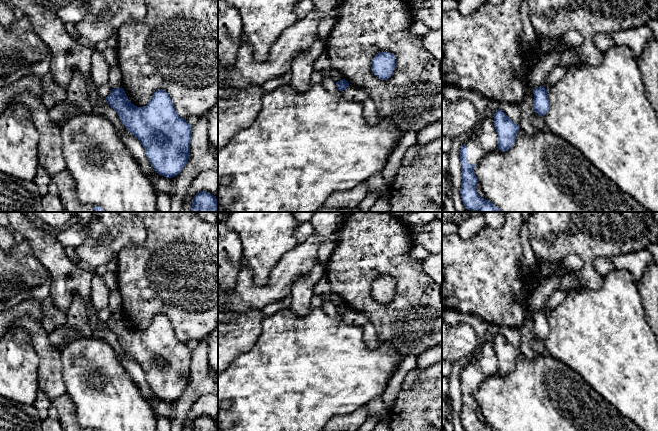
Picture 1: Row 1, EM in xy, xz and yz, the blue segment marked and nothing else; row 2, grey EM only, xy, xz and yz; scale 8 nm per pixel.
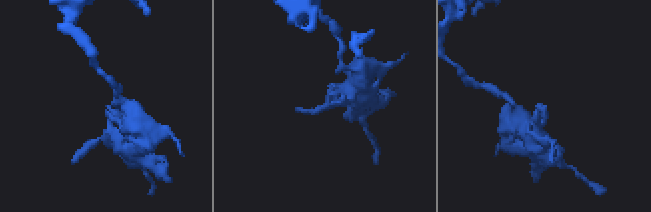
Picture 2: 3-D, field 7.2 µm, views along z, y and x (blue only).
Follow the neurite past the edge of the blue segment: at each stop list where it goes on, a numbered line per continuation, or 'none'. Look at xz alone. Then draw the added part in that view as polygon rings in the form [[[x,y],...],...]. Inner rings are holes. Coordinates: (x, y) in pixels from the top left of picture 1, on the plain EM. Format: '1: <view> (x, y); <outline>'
none

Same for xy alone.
none

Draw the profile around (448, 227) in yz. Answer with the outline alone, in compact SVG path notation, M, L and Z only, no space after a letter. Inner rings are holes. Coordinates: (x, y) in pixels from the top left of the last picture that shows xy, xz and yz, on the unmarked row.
M442 221L442 236L453 234L458 231L459 224Z

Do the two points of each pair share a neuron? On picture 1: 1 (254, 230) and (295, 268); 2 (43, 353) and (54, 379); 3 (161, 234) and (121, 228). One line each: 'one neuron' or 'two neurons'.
1: two neurons
2: one neuron
3: two neurons

